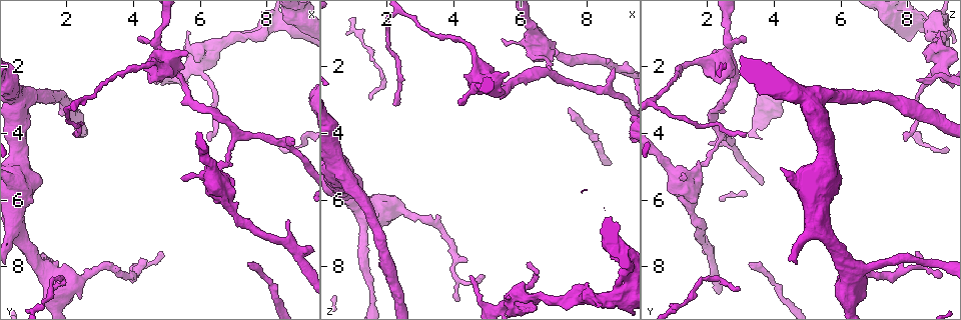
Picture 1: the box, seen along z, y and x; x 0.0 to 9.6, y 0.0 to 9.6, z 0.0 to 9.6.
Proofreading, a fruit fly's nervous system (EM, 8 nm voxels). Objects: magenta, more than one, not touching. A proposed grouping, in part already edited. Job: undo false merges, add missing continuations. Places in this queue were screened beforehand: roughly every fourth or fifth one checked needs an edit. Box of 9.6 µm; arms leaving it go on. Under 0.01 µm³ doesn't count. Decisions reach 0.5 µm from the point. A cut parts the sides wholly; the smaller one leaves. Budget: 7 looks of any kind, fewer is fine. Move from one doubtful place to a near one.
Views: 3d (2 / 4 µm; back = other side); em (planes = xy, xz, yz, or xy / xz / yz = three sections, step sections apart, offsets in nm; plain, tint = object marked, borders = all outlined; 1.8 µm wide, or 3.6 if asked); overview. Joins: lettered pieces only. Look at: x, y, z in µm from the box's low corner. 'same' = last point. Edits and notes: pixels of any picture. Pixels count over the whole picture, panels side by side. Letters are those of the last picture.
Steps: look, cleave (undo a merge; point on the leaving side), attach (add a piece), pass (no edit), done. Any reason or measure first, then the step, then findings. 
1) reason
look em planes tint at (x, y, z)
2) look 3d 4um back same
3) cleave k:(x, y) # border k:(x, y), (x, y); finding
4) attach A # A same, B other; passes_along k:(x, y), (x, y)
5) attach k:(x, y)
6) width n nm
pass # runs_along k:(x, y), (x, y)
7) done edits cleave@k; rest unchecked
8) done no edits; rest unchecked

long arm stops here
look em planes borders at (6.30, 4.20, 7.90)

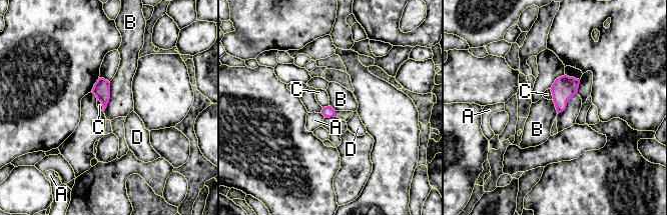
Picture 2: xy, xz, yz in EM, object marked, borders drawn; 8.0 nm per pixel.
pass # A other, B other, C other, D other; no lettered piece goes on from it

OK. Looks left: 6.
arms part here
look 3d 4um at (6.45, 1.50, 9.00)

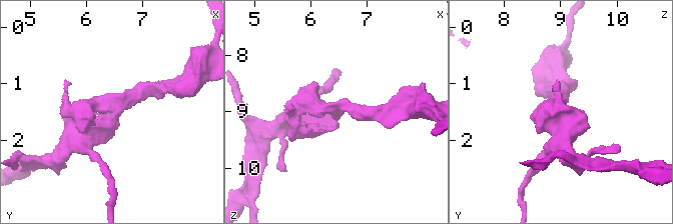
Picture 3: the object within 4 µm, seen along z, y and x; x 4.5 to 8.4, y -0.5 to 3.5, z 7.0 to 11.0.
now the EM
look em planes borders at (6.45, 1.50, 8.95)

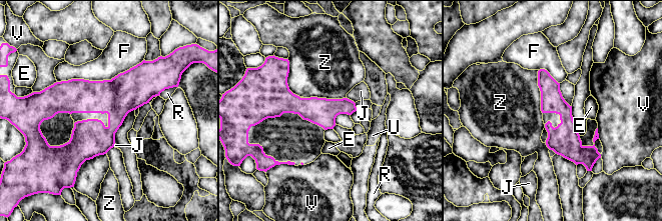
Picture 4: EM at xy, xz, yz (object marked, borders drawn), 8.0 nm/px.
longest_contact F 700 nm
pass # E other, F other, J other, R other, U other, V other, Z other; border 4:(538, 70), (540, 110), (542, 113); all the same neuron

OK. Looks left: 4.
an open end
look 3d 4um at (5.65, 1.65, 2.25)

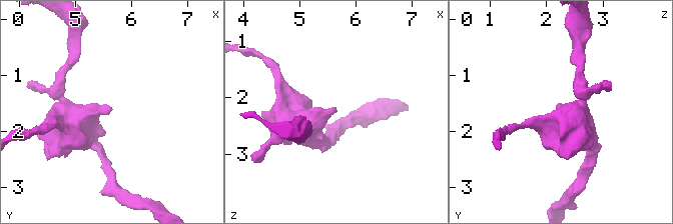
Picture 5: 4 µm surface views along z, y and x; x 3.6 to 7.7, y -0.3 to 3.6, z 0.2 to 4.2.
need the tissue
look em xy step 8 tint at (5.65, 1.60, 2.20)

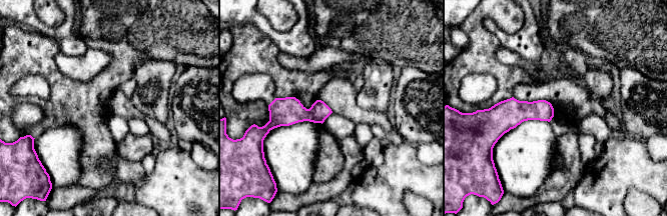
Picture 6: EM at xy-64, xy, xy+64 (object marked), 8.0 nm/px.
another direction
look em planes borders same

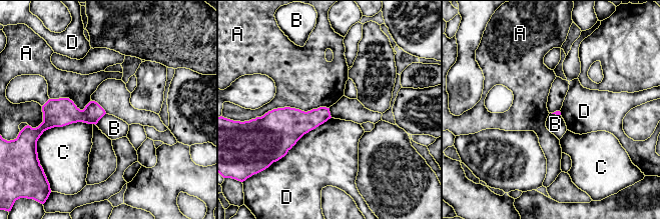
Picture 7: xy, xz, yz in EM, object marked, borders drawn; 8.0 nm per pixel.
pass # A other, B other, C other, D other; border 7:(105, 113), (95, 124); none of them fits

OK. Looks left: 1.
done no edits; rest unchecked

